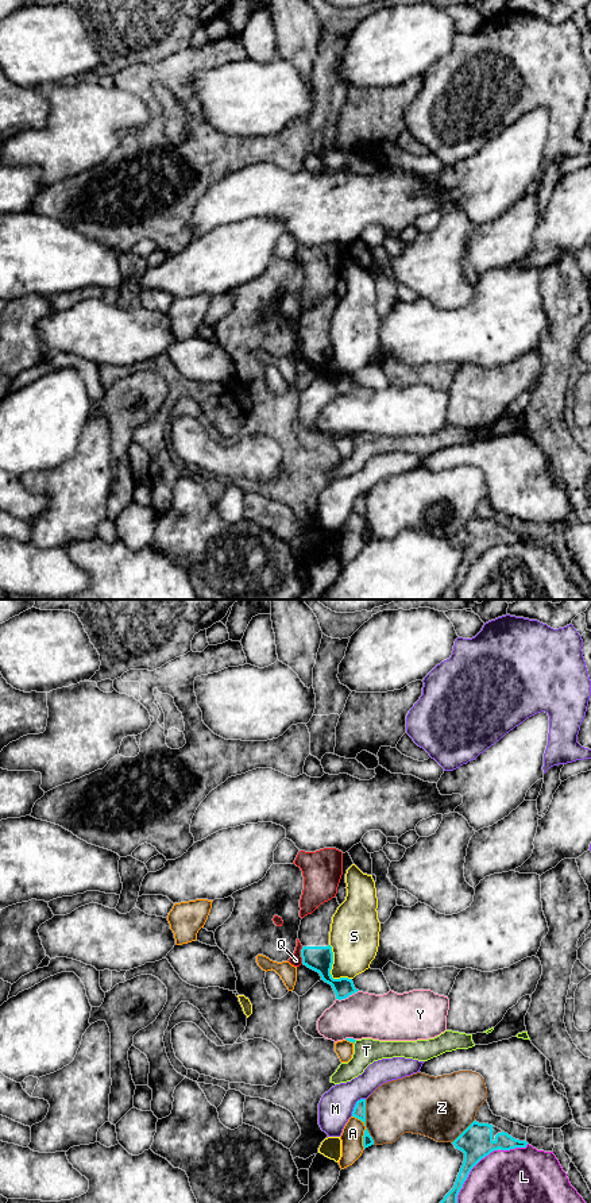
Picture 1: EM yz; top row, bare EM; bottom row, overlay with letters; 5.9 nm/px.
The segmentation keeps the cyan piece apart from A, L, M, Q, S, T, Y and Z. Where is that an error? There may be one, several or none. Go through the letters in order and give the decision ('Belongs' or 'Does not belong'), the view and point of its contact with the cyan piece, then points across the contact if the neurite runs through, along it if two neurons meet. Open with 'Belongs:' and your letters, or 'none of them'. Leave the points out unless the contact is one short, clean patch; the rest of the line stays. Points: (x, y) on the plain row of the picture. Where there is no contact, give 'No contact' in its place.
Belongs: none of them
A: Does not belong. Touches cyan at yz (364, 525)
L: Does not belong. Touches cyan at yz (468, 569)
M: Does not belong. Touches cyan at yz (355, 500)
Q: Does not belong. Touches cyan at yz (301, 350). Boundary: yz (302, 342), (301, 358)
S: Does not belong. Touches cyan at yz (331, 363)
T: Does not belong. Touches cyan at yz (354, 438)
Y: Does not belong. Touches cyan at yz (347, 392)
Z: Does not belong. Touches cyan at yz (364, 517)

